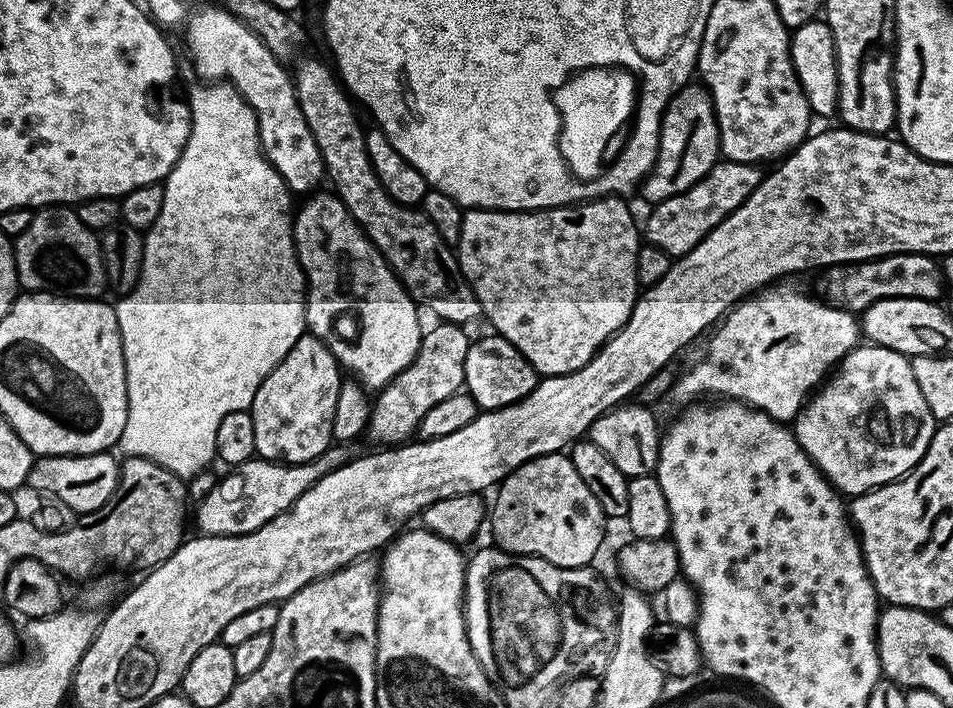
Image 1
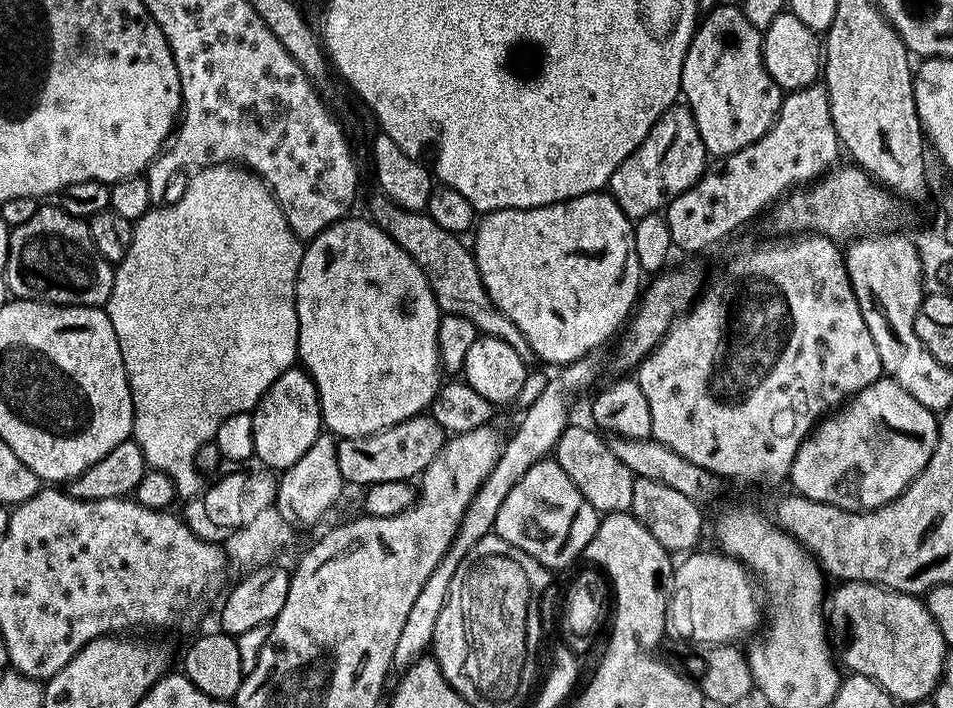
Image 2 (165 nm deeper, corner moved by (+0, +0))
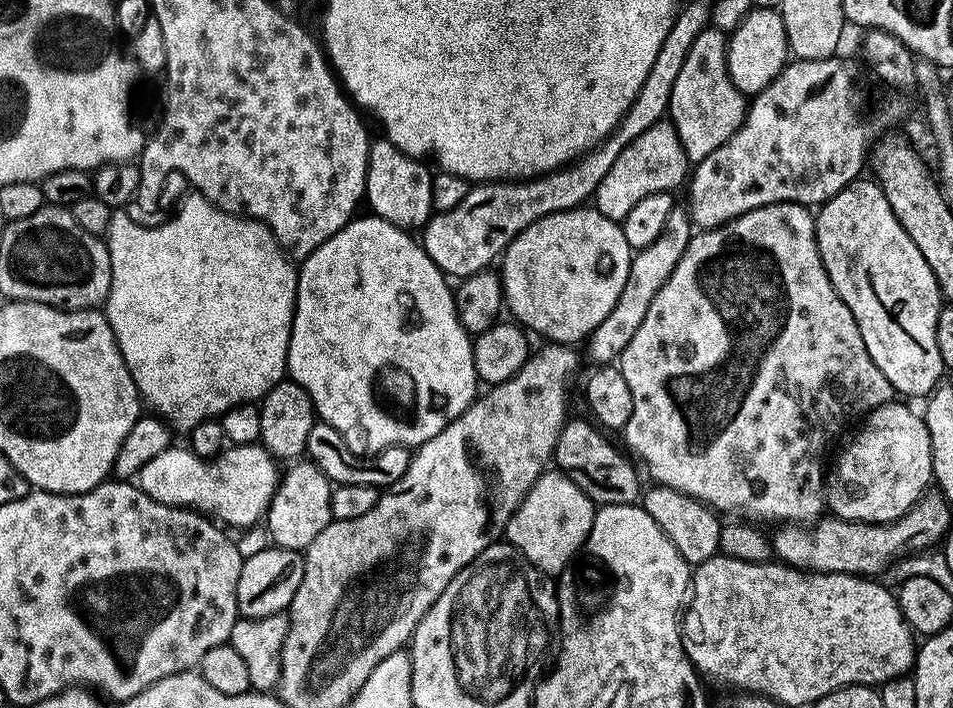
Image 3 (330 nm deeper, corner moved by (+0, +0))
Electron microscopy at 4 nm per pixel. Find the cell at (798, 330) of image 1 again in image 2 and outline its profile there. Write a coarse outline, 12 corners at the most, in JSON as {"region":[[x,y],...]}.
{"region":[[841,245],[748,248],[635,369],[651,439],[789,479],[885,375]]}

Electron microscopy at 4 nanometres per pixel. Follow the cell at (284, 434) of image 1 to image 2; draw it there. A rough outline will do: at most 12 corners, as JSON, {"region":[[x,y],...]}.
{"region":[[287,368],[252,412],[254,456],[294,466],[322,435],[320,399]]}

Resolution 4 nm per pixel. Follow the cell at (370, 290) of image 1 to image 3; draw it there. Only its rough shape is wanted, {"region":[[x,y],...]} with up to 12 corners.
{"region":[[375,214],[302,261],[287,375],[361,453],[478,395],[423,243]]}

